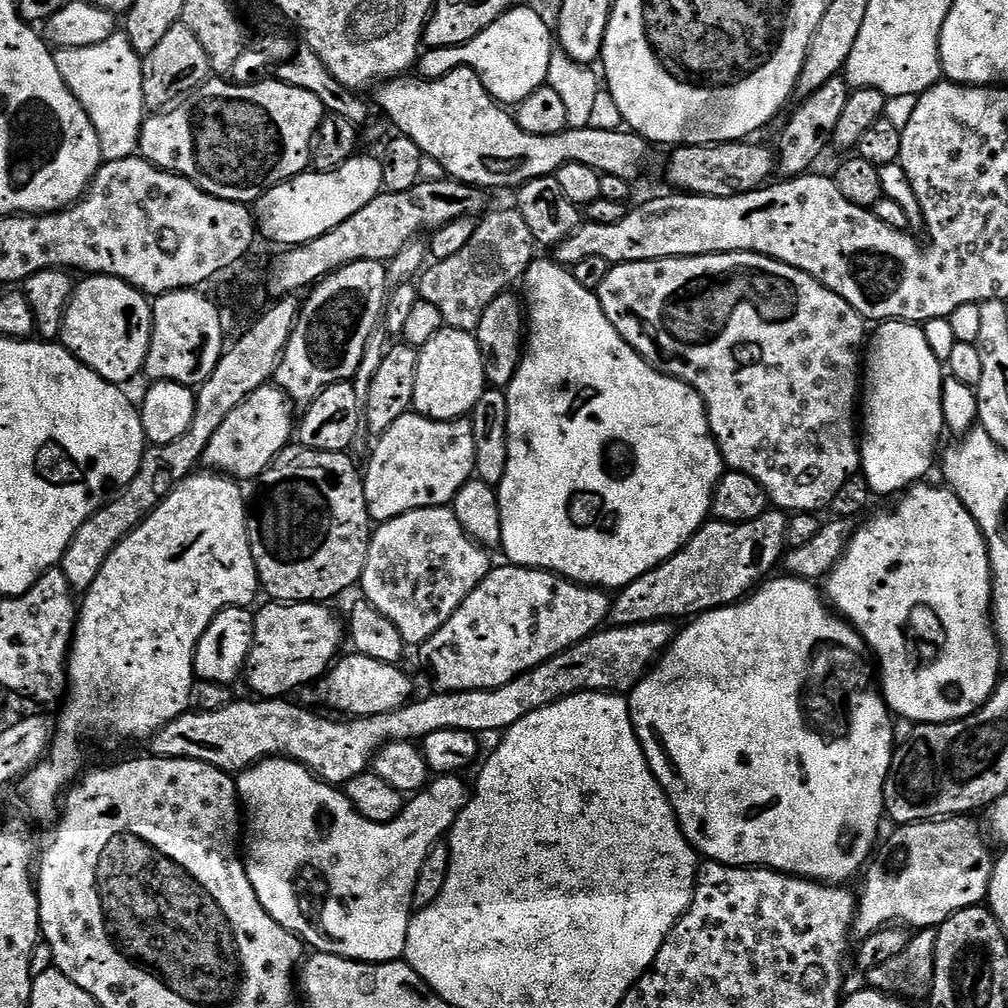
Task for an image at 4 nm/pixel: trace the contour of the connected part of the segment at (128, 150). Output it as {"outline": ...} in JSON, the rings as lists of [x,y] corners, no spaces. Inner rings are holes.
{"outline":[[[116,31],[106,42],[98,46],[55,49],[58,74],[66,86],[78,98],[82,110],[94,122],[104,160],[121,160],[137,155],[142,126],[146,119],[142,94],[142,70],[144,61],[129,42],[123,31]]]}

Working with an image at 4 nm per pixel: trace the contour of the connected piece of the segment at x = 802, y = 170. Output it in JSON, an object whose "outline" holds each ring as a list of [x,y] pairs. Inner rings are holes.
{"outline":[[[837,78],[826,82],[826,86],[814,90],[814,94],[799,101],[800,105],[780,132],[780,148],[775,149],[776,163],[781,177],[806,176],[815,169],[812,167],[819,162],[820,155],[832,144],[834,130],[838,130],[838,117],[842,115],[849,95],[850,85],[847,79]]]}

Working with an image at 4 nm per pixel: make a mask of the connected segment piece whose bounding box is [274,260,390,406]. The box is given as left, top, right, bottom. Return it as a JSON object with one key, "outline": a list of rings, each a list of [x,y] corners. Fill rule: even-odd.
{"outline":[[[379,260],[342,266],[337,272],[331,272],[327,278],[321,280],[307,293],[308,301],[307,298],[303,301],[300,315],[293,326],[292,336],[282,353],[282,362],[274,377],[275,387],[281,388],[288,399],[297,405],[307,406],[313,404],[318,394],[322,394],[322,390],[326,390],[332,384],[351,381],[362,362],[362,356],[366,354],[370,336],[381,327],[389,295],[388,270]]]}

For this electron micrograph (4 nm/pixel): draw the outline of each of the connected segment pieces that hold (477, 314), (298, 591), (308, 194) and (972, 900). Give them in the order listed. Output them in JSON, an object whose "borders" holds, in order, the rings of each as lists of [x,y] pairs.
{"borders":[[[[515,210],[491,212],[489,211],[477,223],[474,238],[470,238],[470,242],[466,242],[465,248],[458,250],[458,254],[454,254],[454,258],[435,261],[431,265],[433,268],[425,267],[418,277],[419,299],[430,302],[430,306],[436,307],[438,314],[442,314],[445,325],[449,328],[475,333],[478,322],[482,322],[482,314],[486,314],[486,306],[490,306],[490,302],[494,302],[494,298],[509,291],[515,280],[516,283],[523,281],[526,270],[532,265],[533,259],[537,255],[536,239],[530,234],[530,226],[526,226],[526,221],[520,212]]],[[[289,446],[260,475],[256,501],[250,504],[248,541],[263,595],[268,595],[273,601],[286,604],[332,602],[347,588],[355,589],[359,585],[374,521],[368,513],[361,469],[356,469],[350,457],[348,452],[323,452]]],[[[358,154],[336,171],[309,170],[272,187],[254,205],[257,233],[262,240],[293,248],[336,229],[383,192],[383,164],[379,157]]],[[[967,815],[949,816],[897,827],[896,833],[885,844],[883,841],[879,845],[863,873],[864,889],[859,889],[858,892],[856,921],[852,923],[853,933],[863,938],[879,928],[889,926],[907,926],[912,930],[937,929],[954,914],[958,914],[958,910],[983,905],[988,899],[994,852],[988,849],[988,844],[984,841],[985,833],[982,828],[980,833],[979,826],[972,820],[975,819]]]]}

